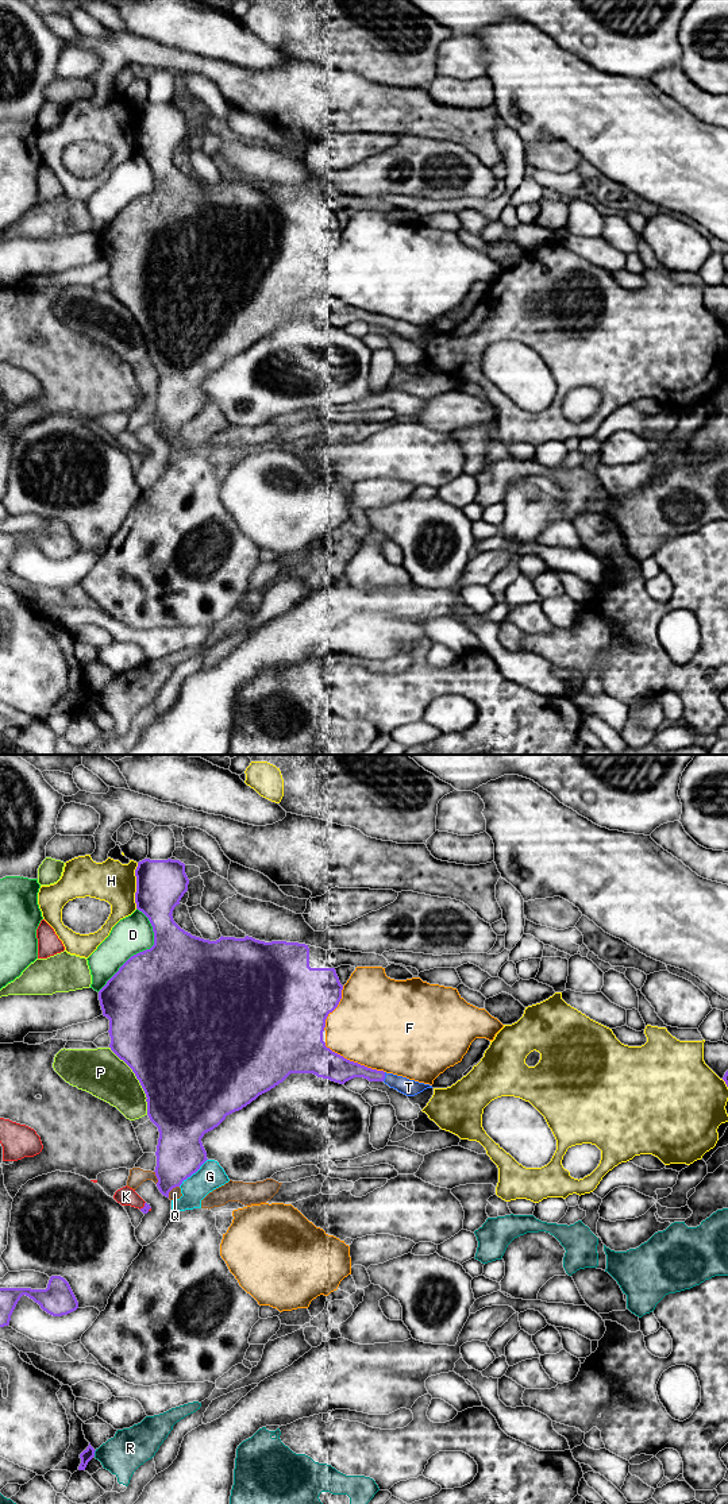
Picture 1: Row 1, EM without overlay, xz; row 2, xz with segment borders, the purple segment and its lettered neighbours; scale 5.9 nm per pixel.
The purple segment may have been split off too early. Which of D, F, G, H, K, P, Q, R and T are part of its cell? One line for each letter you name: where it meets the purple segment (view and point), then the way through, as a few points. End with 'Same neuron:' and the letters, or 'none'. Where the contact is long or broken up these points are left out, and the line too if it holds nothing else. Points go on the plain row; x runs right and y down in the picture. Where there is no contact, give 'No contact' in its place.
T: Touches purple at xz (384, 320). Path across: xz (343, 313), (357, 313), (384, 320), (408, 331)
Same neuron: T

